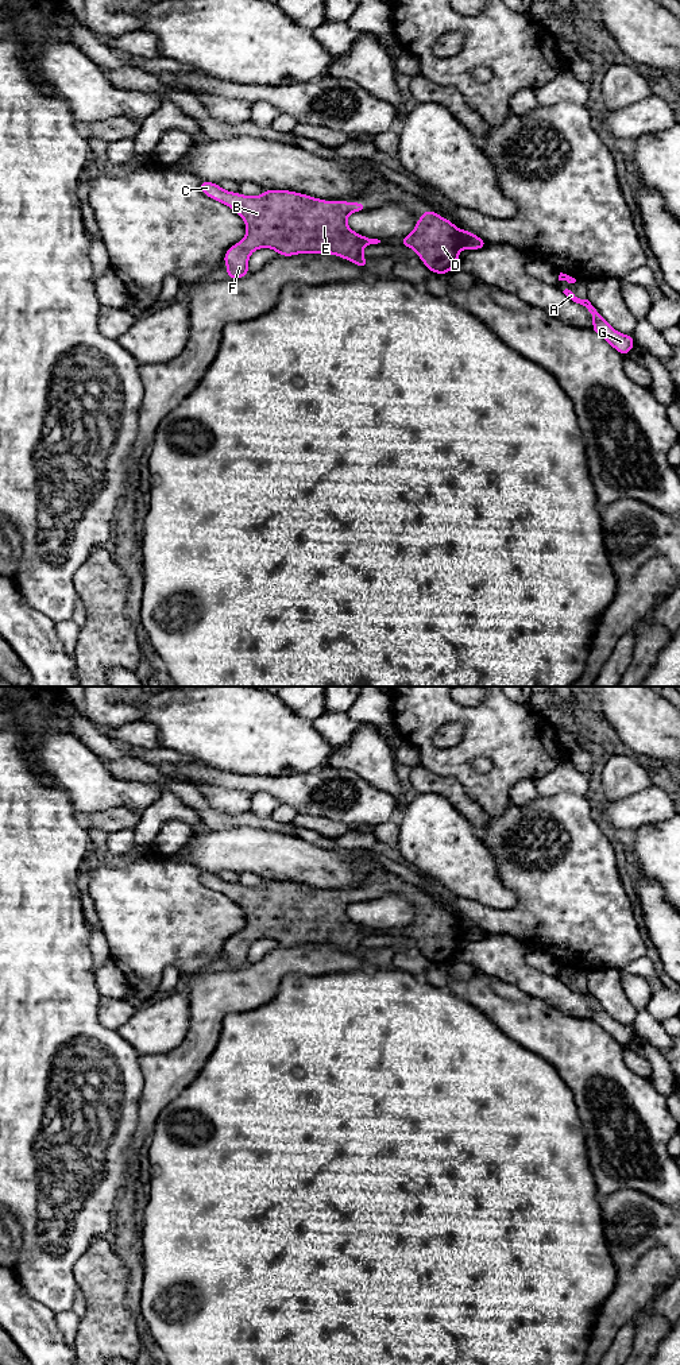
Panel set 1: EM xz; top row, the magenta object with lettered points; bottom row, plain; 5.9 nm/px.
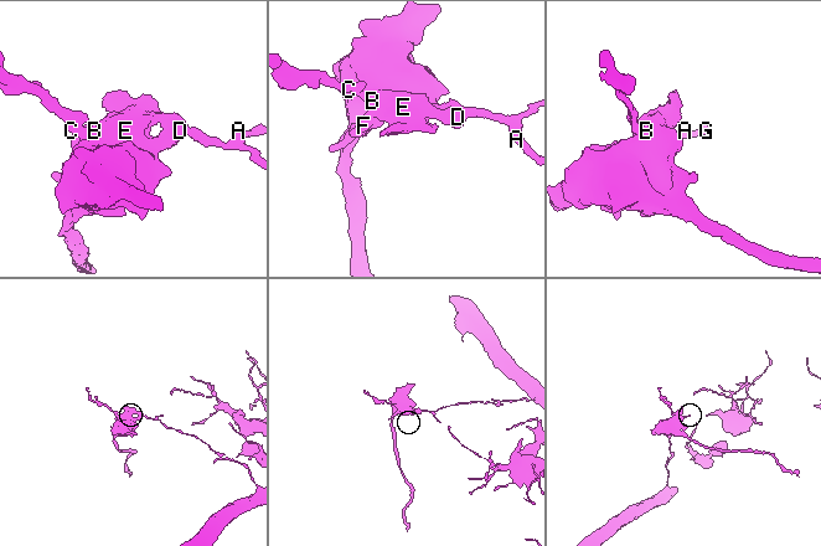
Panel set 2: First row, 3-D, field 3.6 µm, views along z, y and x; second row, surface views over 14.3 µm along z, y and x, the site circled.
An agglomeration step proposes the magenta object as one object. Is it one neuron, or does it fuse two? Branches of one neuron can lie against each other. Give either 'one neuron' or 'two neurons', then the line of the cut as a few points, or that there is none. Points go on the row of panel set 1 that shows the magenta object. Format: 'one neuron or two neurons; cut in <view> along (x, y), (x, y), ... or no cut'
two neurons; cut in xz along (459, 231), (463, 247)

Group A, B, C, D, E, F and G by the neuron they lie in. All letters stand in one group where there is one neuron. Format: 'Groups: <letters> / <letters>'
Groups: A G / B C D E F

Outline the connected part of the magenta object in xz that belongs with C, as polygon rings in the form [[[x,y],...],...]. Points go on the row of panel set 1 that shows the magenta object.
[[[202,179],[200,182],[200,190],[210,200],[216,200],[235,210],[247,227],[246,236],[235,245],[231,245],[224,254],[223,262],[227,264],[228,279],[247,277],[250,274],[250,255],[259,248],[271,248],[281,256],[332,254],[366,270],[367,258],[362,254],[363,248],[380,243],[378,239],[370,239],[356,233],[347,224],[347,217],[351,213],[367,210],[366,202],[327,201],[291,190],[274,189],[264,189],[262,196],[244,196],[227,192],[215,182]]]

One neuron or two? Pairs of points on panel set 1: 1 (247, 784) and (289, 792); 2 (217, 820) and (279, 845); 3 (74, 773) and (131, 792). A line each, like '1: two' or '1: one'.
1: one
2: two
3: one

